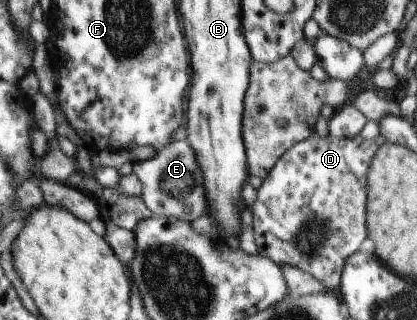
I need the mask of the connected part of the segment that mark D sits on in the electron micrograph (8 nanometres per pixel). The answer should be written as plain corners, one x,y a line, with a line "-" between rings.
314,133
309,139
305,139
305,141
297,143
297,145
287,150
285,155
277,162
277,165
270,171
269,175
262,181
260,187
257,189
257,201
251,207
253,215
252,227
254,229
257,253
269,257
269,259
272,259
277,264
291,263
291,265
297,265
301,271
305,271
305,273
309,273
309,275
318,279
327,289
339,291
345,264
352,255
360,251
361,243
367,239
367,173
372,168
373,157
376,156
379,148
380,146
374,140
363,139
361,135
337,139
337,137
329,135
319,137

